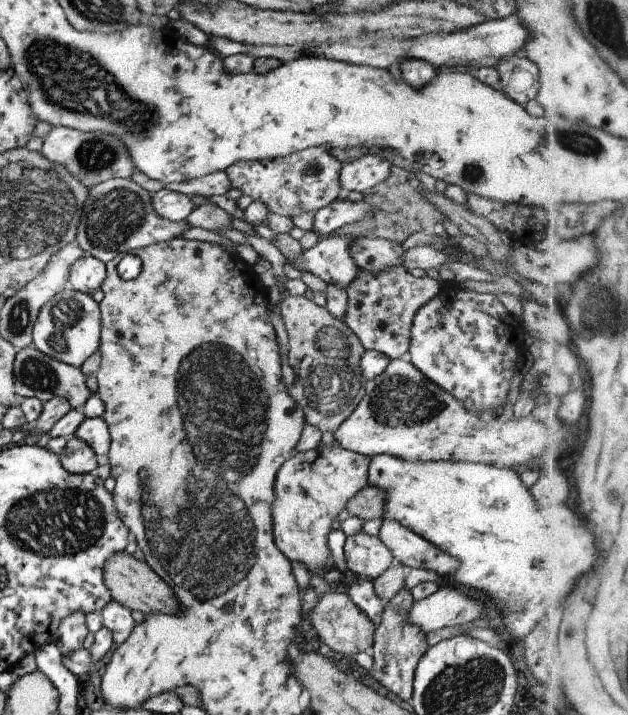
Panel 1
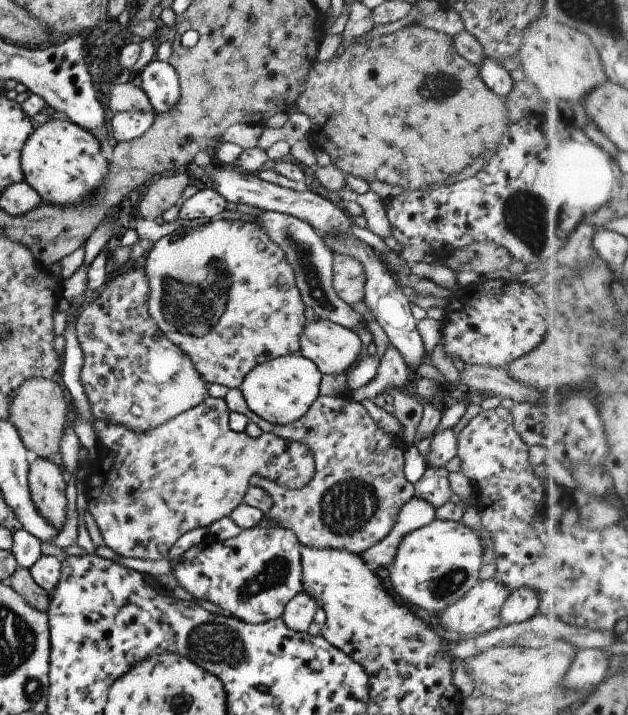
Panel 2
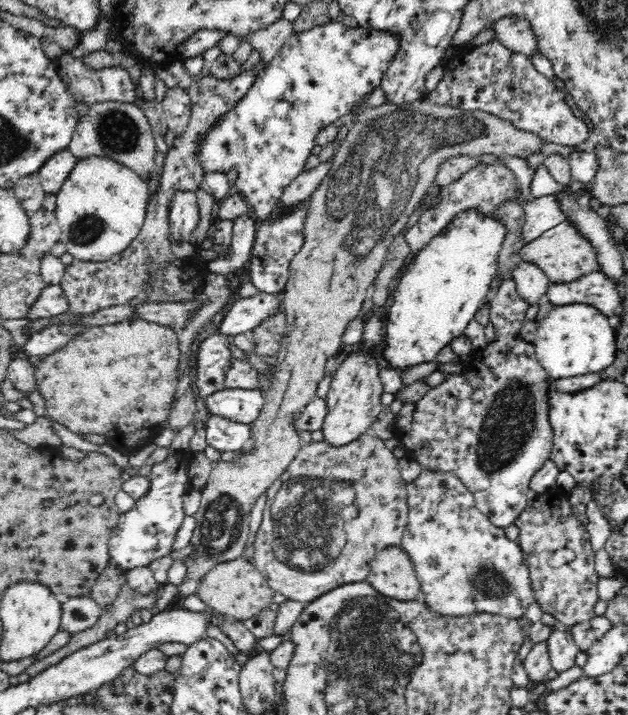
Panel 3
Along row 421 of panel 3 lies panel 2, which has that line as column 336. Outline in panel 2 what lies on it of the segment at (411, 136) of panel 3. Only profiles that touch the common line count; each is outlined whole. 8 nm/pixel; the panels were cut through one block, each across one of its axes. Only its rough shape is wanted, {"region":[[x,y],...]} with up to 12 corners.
{"region":[[332,255],[332,287],[351,306],[362,299],[363,266]]}

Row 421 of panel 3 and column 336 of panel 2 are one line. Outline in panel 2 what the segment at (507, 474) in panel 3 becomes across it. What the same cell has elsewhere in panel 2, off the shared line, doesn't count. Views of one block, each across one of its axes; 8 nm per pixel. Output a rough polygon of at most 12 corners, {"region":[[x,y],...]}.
{"region":[[319,394],[289,424],[222,398],[261,432],[305,444],[313,478],[248,484],[307,548],[363,554],[413,485],[405,445],[363,405]]}

